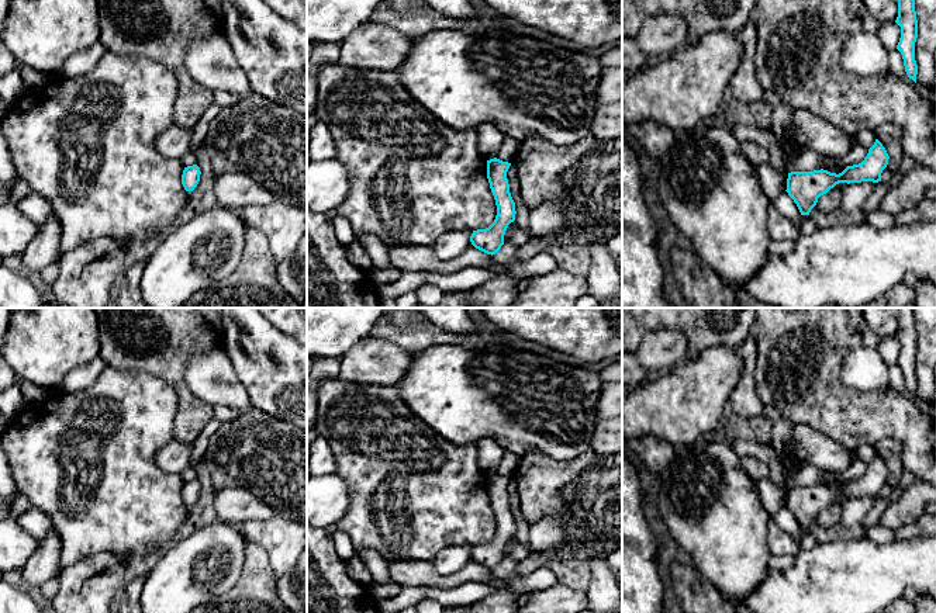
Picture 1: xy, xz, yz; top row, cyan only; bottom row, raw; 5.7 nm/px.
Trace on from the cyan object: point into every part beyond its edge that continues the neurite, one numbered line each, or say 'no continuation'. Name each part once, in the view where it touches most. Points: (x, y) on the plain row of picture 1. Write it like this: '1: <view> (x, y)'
no continuation

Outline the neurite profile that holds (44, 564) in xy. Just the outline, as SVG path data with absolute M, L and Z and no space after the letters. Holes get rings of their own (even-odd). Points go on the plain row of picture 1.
M52 529L38 541L35 551L20 569L24 585L41 588L61 571L62 540Z

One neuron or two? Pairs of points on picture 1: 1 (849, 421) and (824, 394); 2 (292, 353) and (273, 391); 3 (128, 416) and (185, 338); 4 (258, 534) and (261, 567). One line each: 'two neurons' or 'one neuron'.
1: one neuron
2: one neuron
3: two neurons
4: two neurons

